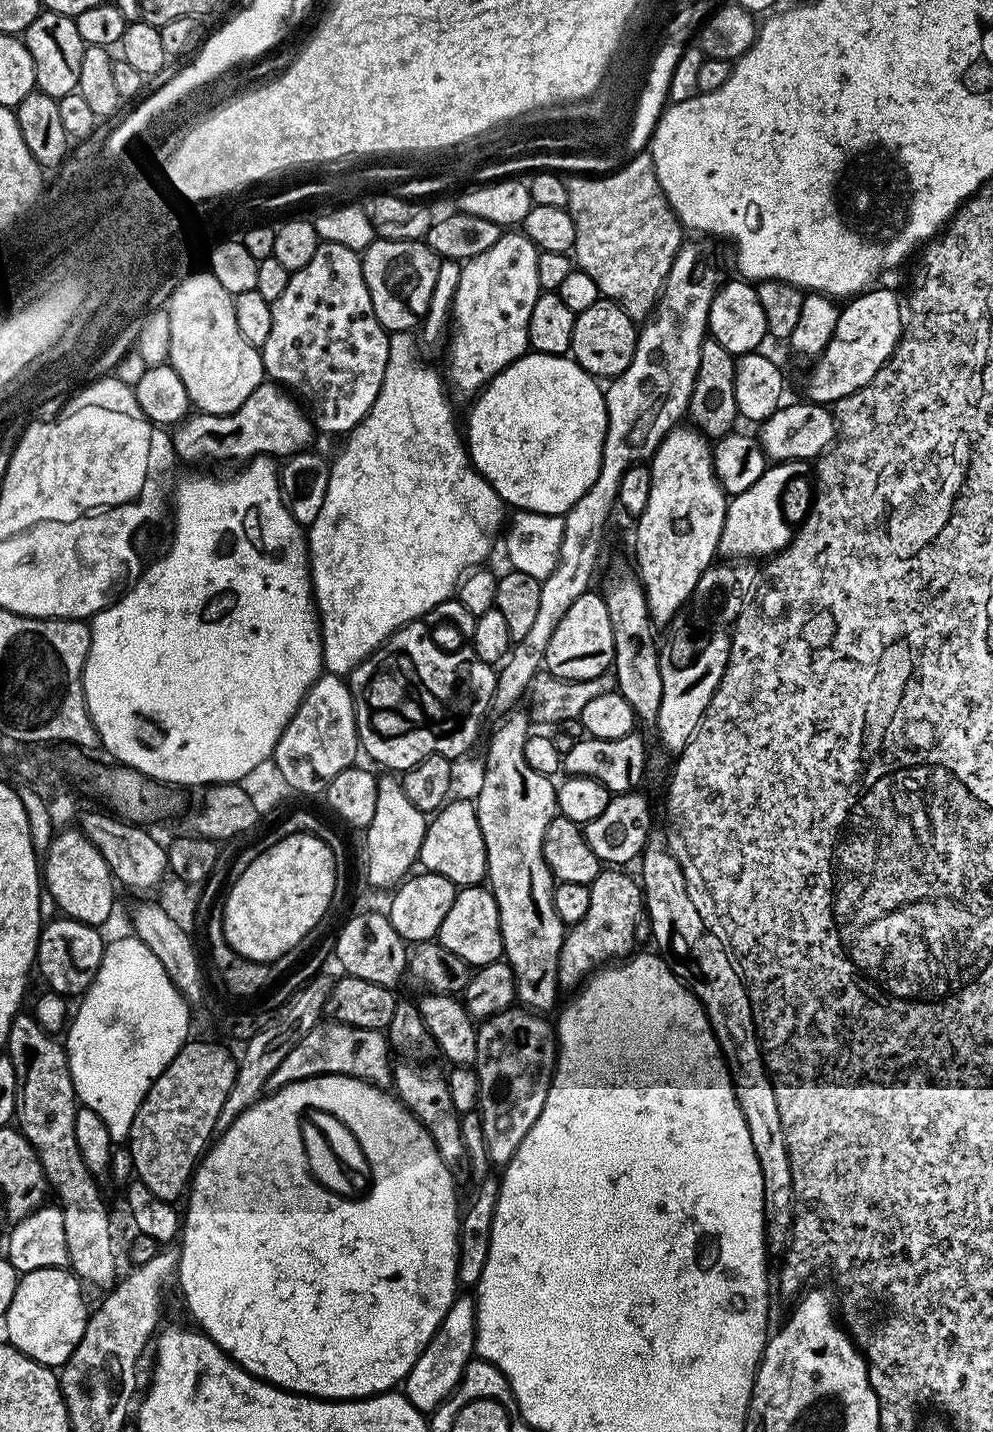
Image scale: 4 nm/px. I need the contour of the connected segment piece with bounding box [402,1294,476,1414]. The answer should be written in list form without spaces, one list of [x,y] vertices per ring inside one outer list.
[[[459,1295],[451,1304],[450,1310],[443,1316],[442,1322],[433,1334],[426,1350],[405,1377],[402,1392],[420,1412],[430,1414],[441,1402],[452,1396],[452,1392],[461,1383],[465,1367],[475,1353],[476,1341],[476,1308],[475,1299],[471,1296]]]

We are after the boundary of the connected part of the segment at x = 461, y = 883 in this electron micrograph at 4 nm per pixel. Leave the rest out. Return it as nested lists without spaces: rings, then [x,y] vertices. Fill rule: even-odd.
[[[449,799],[448,803],[429,819],[426,838],[422,838],[418,864],[423,871],[442,874],[442,878],[450,878],[450,882],[460,888],[470,888],[485,883],[488,875],[486,846],[482,838],[482,830],[478,826],[476,806],[471,799]]]

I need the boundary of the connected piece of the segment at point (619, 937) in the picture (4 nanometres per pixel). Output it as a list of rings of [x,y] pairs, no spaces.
[[[601,870],[590,886],[590,906],[582,922],[565,931],[558,958],[561,989],[575,989],[593,970],[607,965],[613,958],[624,958],[631,953],[628,951],[636,940],[636,919],[642,916],[642,888],[635,875],[627,876],[624,872],[627,871]]]

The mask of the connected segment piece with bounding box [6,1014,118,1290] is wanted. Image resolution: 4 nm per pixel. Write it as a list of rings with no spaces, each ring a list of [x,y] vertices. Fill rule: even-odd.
[[[17,1014],[14,1022],[10,1022],[6,1045],[6,1055],[14,1062],[14,1070],[18,1074],[15,1123],[21,1135],[36,1151],[47,1187],[52,1192],[56,1191],[55,1199],[62,1210],[62,1223],[66,1229],[68,1268],[81,1281],[88,1283],[89,1280],[103,1290],[108,1290],[118,1280],[118,1258],[109,1235],[110,1204],[104,1201],[99,1188],[101,1185],[87,1168],[78,1150],[77,1139],[74,1138],[78,1101],[68,1065],[68,1053],[65,1045],[55,1035],[44,1030],[32,1014],[24,1015]]]

